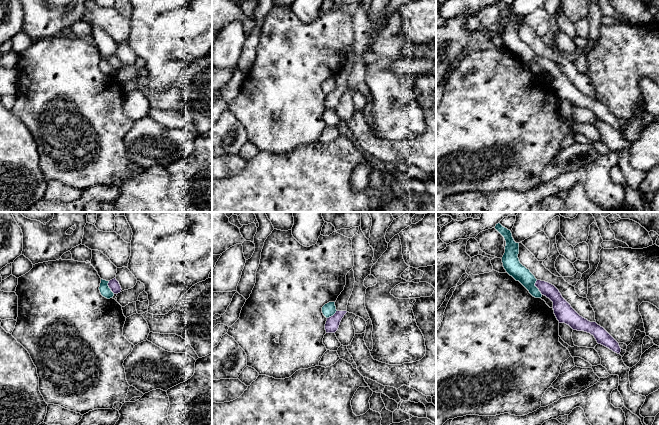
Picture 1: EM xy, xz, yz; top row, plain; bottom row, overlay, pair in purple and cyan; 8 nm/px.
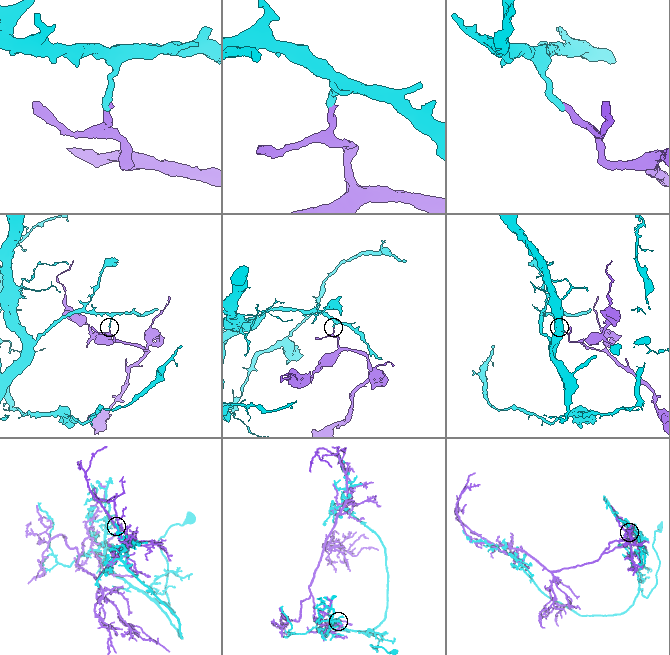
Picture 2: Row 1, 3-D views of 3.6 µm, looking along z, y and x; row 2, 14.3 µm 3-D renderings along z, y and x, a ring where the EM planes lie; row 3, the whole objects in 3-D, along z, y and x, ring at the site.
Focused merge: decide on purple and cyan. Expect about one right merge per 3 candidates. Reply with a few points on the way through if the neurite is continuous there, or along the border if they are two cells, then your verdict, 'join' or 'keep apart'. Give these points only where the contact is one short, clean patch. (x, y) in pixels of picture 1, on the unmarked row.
border yz (536, 56), (535, 62), (542, 70); keep apart

